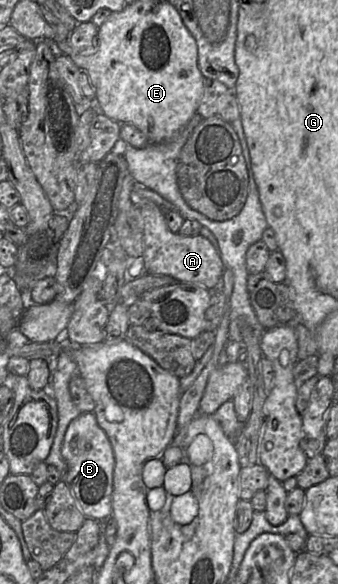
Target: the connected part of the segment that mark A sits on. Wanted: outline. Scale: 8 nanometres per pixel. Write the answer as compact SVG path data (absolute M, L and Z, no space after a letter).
M147 202L139 209L144 223L142 258L146 272L168 275L181 283L196 283L207 289L214 289L222 280L225 265L212 243L201 234L182 236L171 232L165 222L165 214L153 202Z

